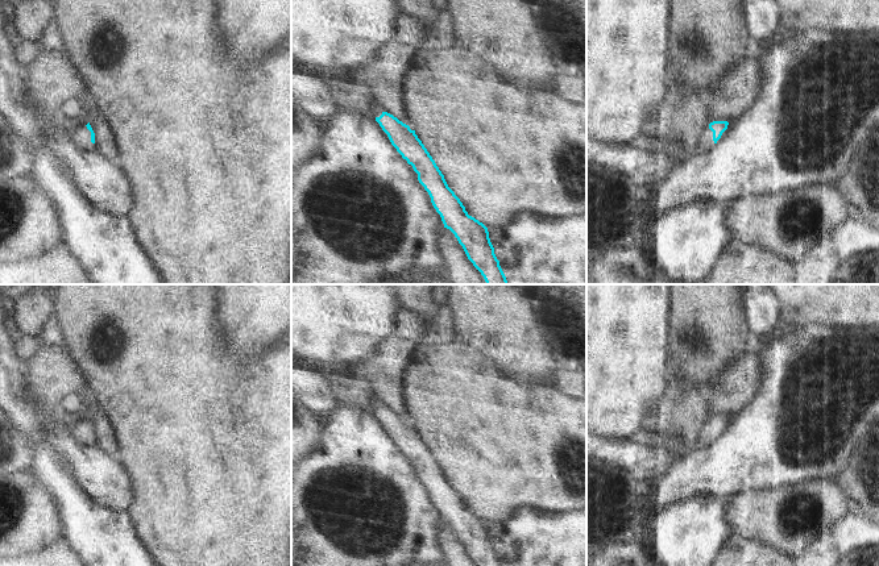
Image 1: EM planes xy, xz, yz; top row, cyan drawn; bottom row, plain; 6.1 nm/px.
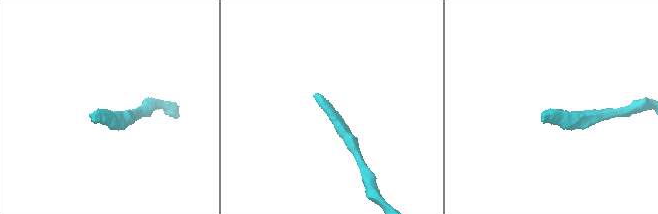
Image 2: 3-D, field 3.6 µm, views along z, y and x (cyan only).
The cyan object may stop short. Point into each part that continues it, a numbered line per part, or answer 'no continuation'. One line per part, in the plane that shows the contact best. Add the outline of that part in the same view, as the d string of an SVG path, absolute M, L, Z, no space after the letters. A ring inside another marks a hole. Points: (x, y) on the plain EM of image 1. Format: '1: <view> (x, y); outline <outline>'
1: xy (82, 431); outline M86 420L78 424L72 429L72 432L79 441L86 442L86 444L94 442L94 438L91 437L91 426L87 424Z

